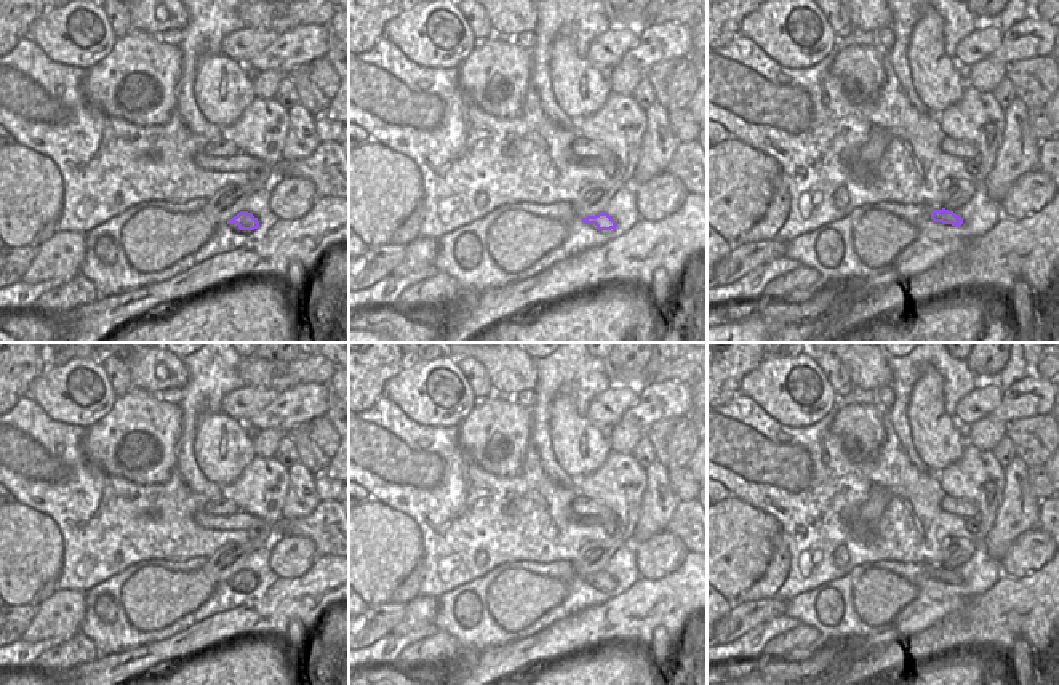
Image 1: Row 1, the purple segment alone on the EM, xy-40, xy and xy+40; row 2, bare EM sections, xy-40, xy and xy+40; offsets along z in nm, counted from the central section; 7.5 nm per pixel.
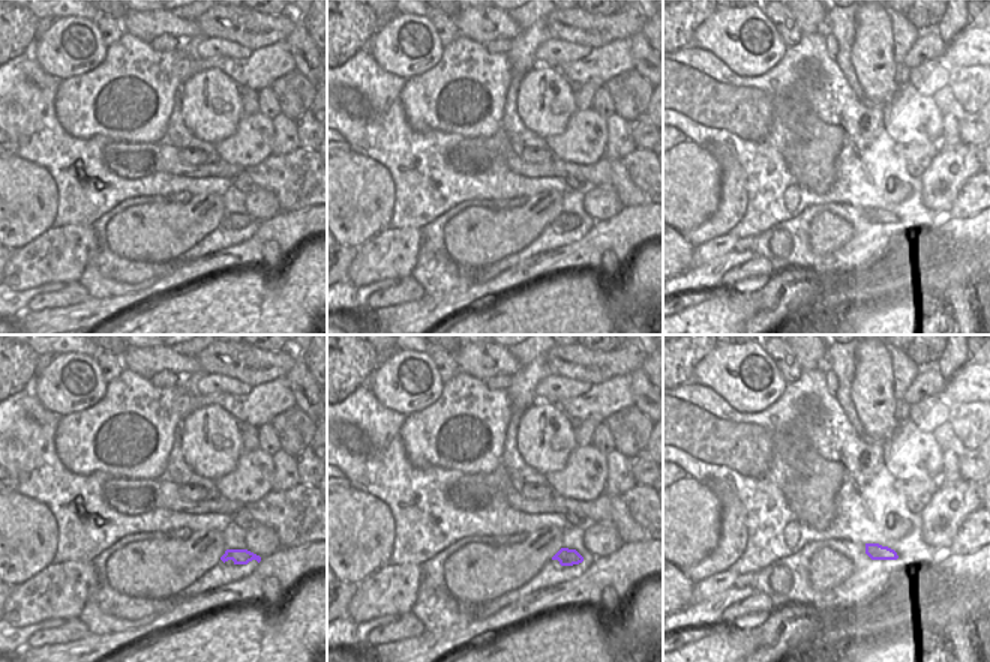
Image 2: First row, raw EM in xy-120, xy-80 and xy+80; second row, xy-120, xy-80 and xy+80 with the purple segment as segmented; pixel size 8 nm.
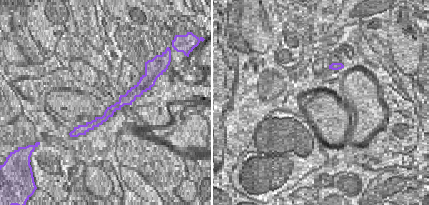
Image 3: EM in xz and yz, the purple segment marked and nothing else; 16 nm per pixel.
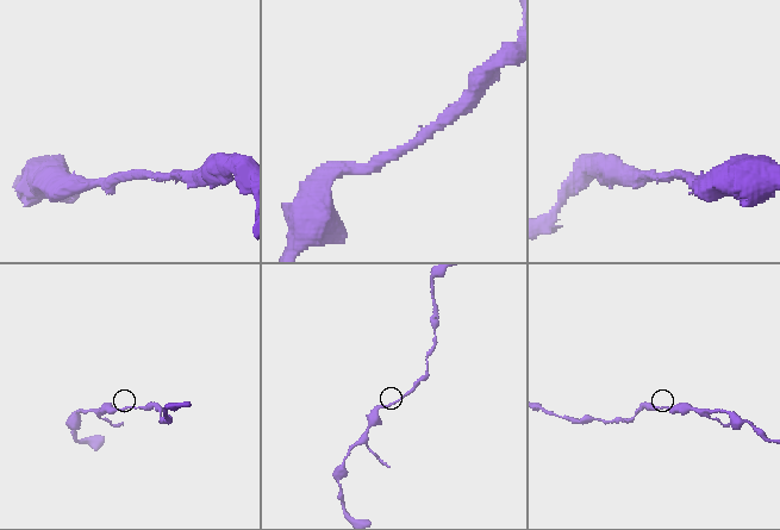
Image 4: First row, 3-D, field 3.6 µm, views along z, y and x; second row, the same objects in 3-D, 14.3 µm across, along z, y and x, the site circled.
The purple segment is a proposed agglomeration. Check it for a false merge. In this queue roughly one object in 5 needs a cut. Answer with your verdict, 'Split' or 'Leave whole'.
Leave whole

